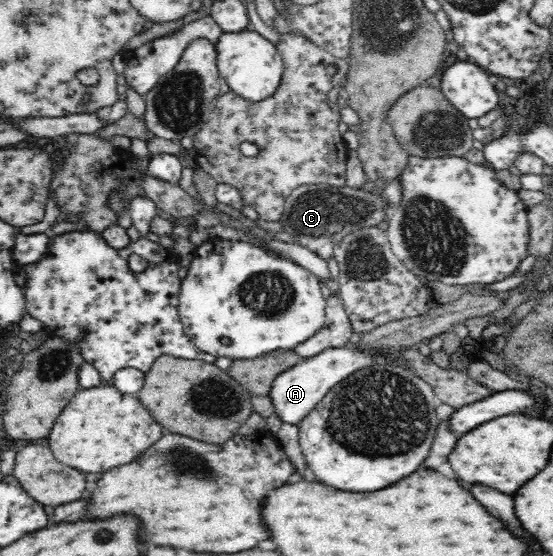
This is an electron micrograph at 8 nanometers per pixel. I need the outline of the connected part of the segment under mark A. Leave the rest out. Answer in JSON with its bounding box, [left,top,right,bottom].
[269,344,400,425]

